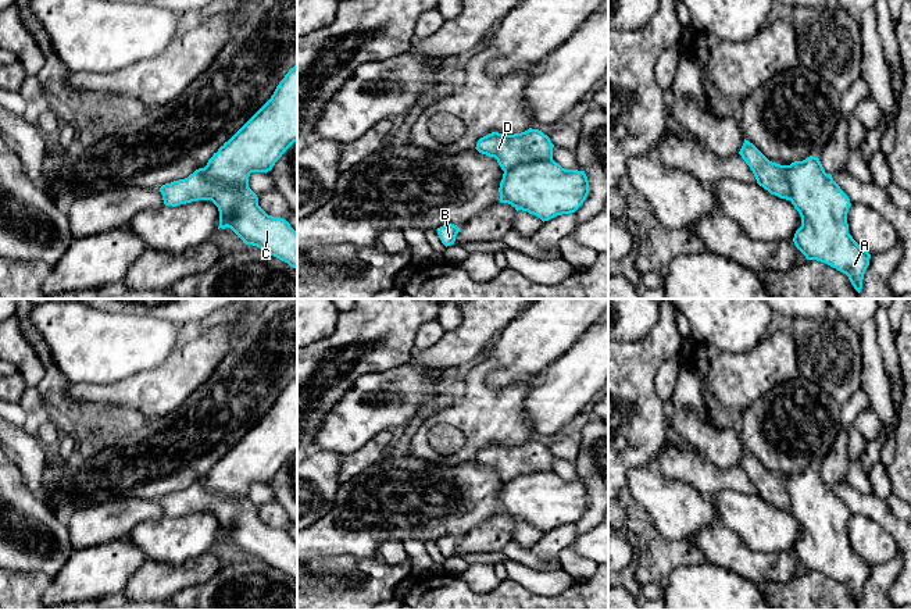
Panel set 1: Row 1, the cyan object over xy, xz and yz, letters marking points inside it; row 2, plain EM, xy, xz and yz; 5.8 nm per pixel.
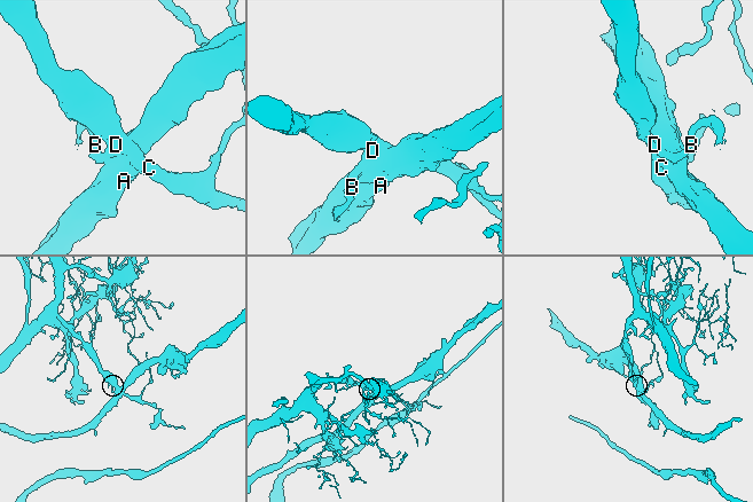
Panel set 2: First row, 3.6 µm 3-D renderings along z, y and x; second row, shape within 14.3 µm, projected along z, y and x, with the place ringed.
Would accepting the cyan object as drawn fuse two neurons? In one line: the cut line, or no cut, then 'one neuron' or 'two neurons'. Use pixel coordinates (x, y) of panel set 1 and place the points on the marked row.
cut xy (203, 168), (204, 177), (210, 181), (232, 186), (247, 186); two neurons

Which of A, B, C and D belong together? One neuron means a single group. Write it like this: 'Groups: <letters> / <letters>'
Groups: A / B C D

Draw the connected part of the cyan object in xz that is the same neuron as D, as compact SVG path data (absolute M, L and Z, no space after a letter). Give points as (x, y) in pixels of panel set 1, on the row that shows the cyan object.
M529 128L514 135L492 132L480 138L475 149L482 154L494 157L505 172L525 161L553 160L553 147L554 145L547 135Z

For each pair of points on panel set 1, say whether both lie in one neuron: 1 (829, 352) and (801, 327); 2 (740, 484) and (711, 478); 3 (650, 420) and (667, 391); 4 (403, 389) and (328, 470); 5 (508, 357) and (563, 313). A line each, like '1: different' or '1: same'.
1: same
2: same
3: different
4: different
5: same

